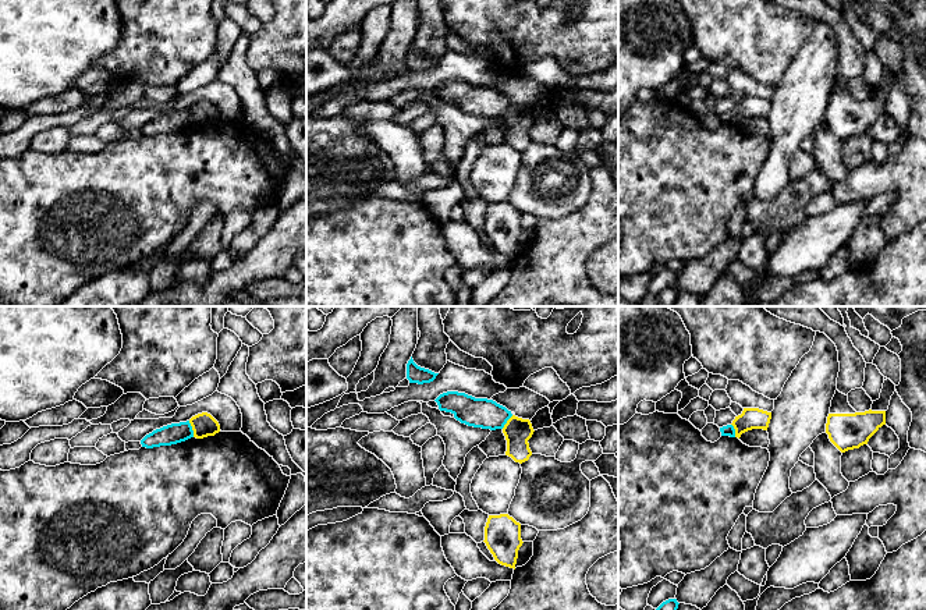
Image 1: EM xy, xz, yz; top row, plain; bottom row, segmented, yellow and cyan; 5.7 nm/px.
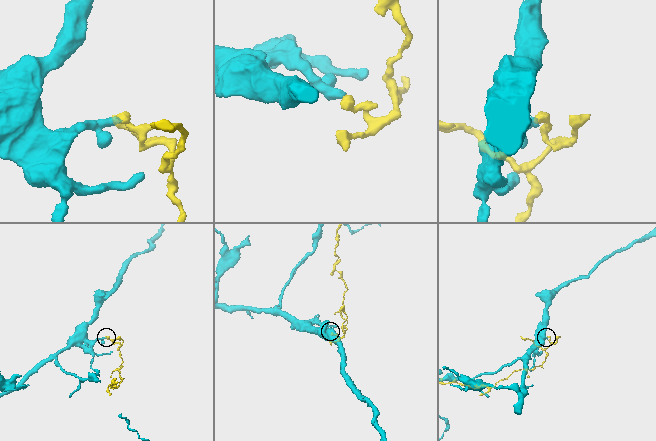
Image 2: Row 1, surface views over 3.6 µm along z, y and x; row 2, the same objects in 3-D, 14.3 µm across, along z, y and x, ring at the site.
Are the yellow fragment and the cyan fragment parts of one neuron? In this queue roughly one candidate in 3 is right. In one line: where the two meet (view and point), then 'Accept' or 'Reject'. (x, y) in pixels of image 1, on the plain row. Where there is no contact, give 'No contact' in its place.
Touches yellow at xy (192, 117). Reject

